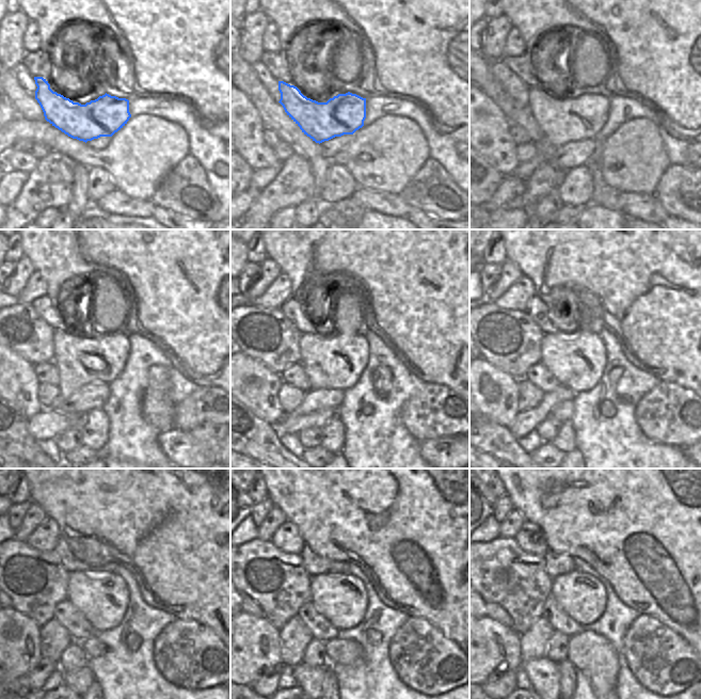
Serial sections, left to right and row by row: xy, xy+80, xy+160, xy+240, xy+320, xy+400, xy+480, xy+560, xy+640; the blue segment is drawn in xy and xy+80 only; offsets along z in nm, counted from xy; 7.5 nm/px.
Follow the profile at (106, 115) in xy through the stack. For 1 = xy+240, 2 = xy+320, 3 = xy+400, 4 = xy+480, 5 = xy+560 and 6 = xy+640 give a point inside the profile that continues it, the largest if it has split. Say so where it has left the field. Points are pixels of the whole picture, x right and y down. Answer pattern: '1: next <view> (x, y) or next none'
1: next xy+240 (80, 362)
2: next xy+320 (337, 362)
3: next xy+400 (577, 361)
4: next xy+480 (102, 600)
5: next xy+560 (341, 599)
6: next xy+640 (583, 597)

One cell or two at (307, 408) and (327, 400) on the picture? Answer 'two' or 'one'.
one

